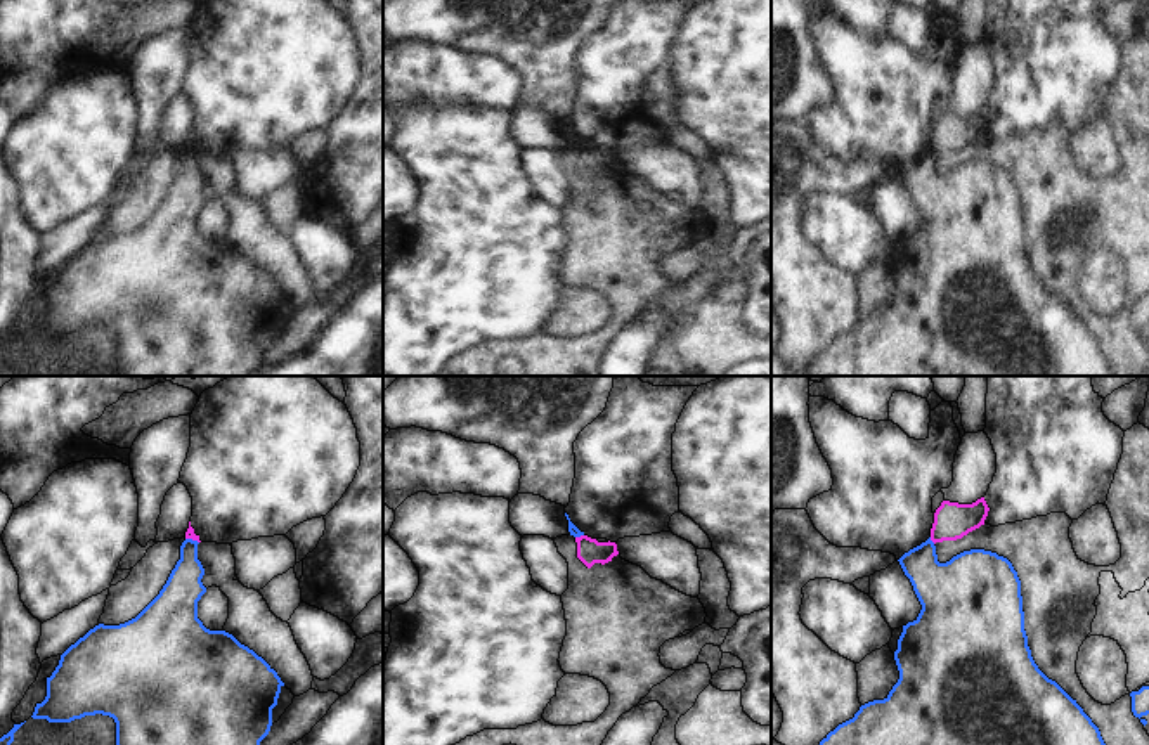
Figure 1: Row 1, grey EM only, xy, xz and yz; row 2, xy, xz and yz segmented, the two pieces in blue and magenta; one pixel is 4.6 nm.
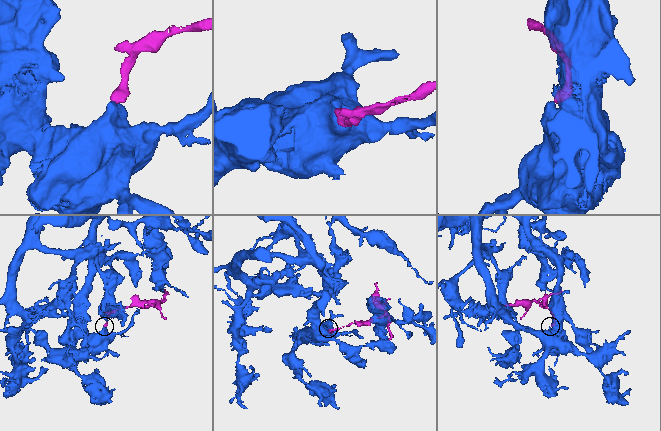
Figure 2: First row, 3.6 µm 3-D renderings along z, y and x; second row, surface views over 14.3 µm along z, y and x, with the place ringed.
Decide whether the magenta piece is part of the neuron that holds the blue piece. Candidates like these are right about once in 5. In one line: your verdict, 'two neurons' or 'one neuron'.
two neurons

